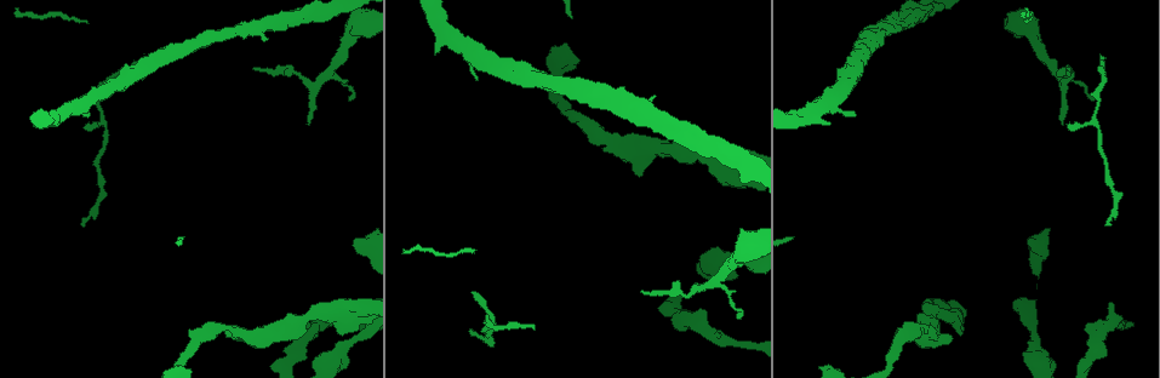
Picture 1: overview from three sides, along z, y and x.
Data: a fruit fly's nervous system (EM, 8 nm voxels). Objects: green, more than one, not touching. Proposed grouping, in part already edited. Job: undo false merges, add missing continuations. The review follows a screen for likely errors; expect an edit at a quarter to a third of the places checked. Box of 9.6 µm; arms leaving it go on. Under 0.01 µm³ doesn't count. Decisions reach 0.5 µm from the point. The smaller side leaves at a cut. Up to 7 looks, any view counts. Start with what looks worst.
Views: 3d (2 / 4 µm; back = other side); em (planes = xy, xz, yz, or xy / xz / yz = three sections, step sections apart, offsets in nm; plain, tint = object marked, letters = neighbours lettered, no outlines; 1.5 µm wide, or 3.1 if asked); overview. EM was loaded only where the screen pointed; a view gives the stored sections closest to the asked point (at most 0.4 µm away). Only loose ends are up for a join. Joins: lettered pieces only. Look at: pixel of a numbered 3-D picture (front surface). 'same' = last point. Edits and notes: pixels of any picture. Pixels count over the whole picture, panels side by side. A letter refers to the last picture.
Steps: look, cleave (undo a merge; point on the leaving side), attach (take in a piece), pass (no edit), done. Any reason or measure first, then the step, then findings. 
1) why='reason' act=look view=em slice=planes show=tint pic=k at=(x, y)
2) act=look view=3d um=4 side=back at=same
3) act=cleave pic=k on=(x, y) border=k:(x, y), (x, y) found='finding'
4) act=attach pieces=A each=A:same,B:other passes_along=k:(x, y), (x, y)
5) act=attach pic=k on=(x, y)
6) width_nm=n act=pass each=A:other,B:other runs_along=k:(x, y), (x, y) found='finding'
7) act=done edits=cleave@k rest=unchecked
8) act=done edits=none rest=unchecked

why='free end' act=look view=3d um=2 pic=1 at=(829, 122)

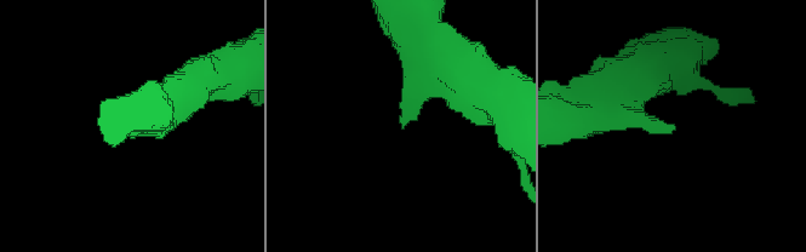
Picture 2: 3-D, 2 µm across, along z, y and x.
act=look view=em slice=planes show=letters pic=2 at=(674, 127)

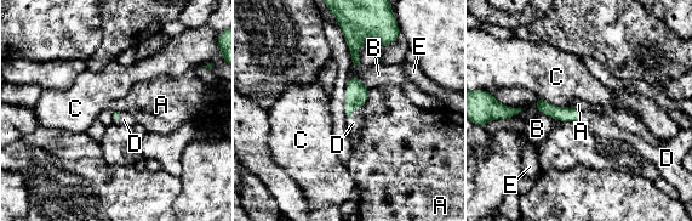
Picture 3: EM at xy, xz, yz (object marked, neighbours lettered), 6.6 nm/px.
act=attach pieces=D each=A:other,B:other,C:other,D:same,E:other found='it goes on there'

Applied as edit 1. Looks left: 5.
why='branch stops here' act=look view=3d um=4 pic=1 at=(951, 336)

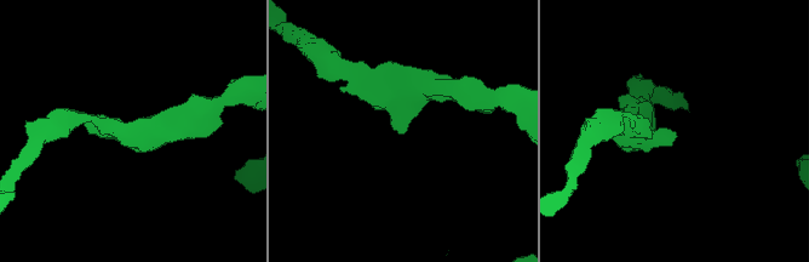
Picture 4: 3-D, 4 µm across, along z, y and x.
why='now the EM' act=look view=em slice=planes show=letters pic=4 at=(403, 133)

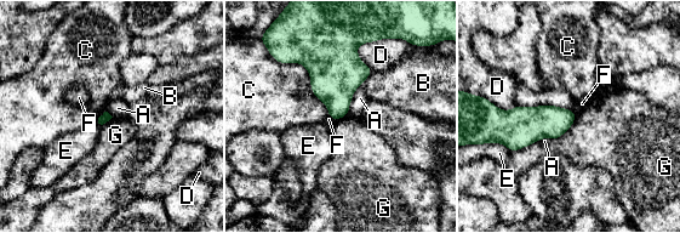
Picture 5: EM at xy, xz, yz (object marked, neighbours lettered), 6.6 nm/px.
longest_contact=C:500nm act=pass each=A:other,B:other,C:other,D:other,E:other,F:other,G:other border=5:(577, 114), (573, 124), (552, 140) found='none of them fits'

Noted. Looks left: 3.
why='free end' act=look view=em slice=planes show=tint pic=1 at=(1112, 304)

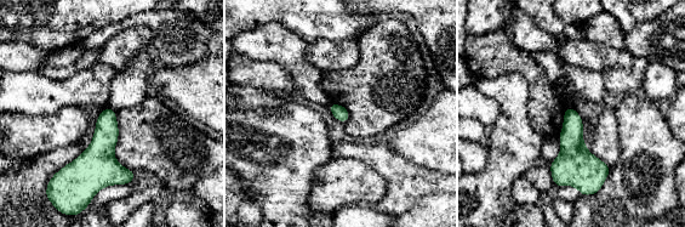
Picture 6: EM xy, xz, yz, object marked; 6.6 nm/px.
act=look view=em slice=planes show=letters at=same

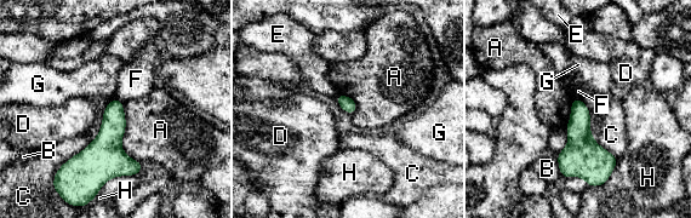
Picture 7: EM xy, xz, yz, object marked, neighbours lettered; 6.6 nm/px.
act=pass each=A:other,B:other,C:other,D:other,E:other,F:other,G:other,H:other border=7:(115, 98), (123, 103) found='no lettered piece goes on from it'

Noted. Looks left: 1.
act=done edits=attach@3 rest=unchecked

